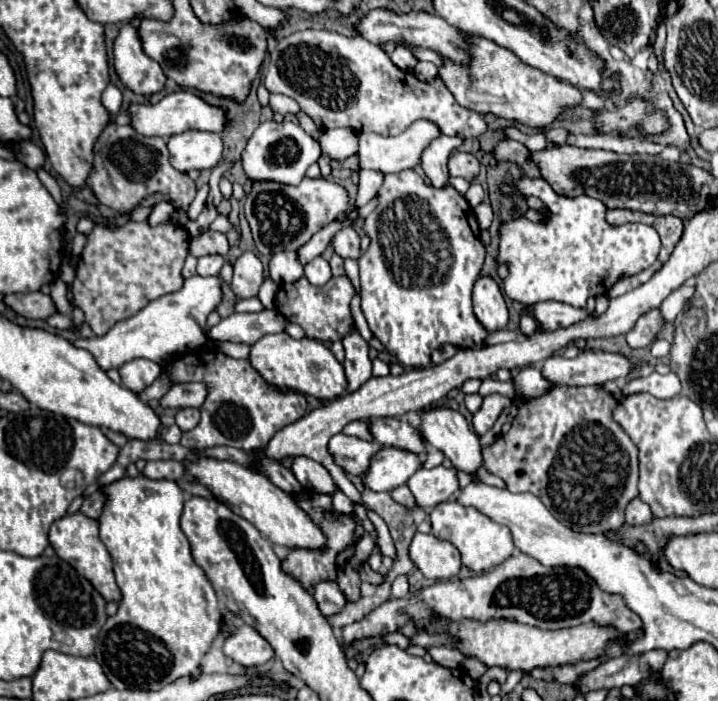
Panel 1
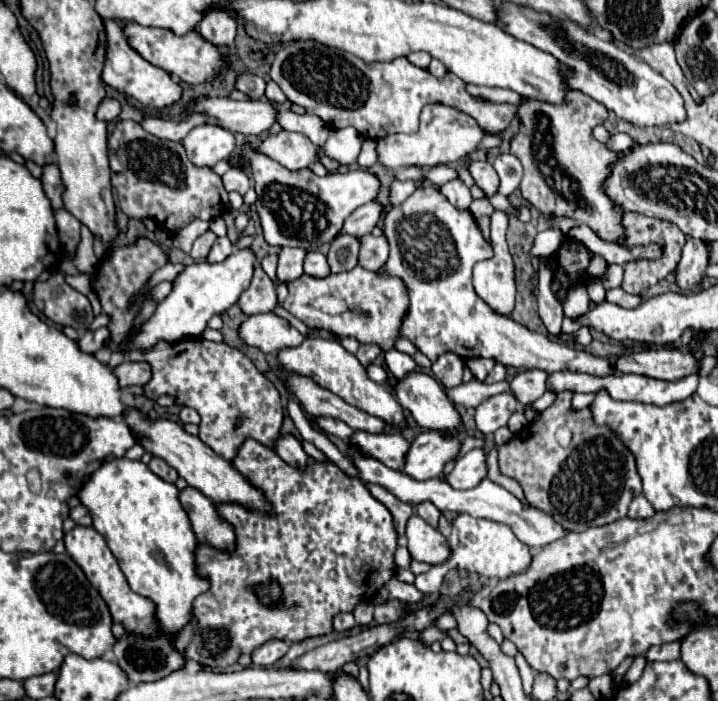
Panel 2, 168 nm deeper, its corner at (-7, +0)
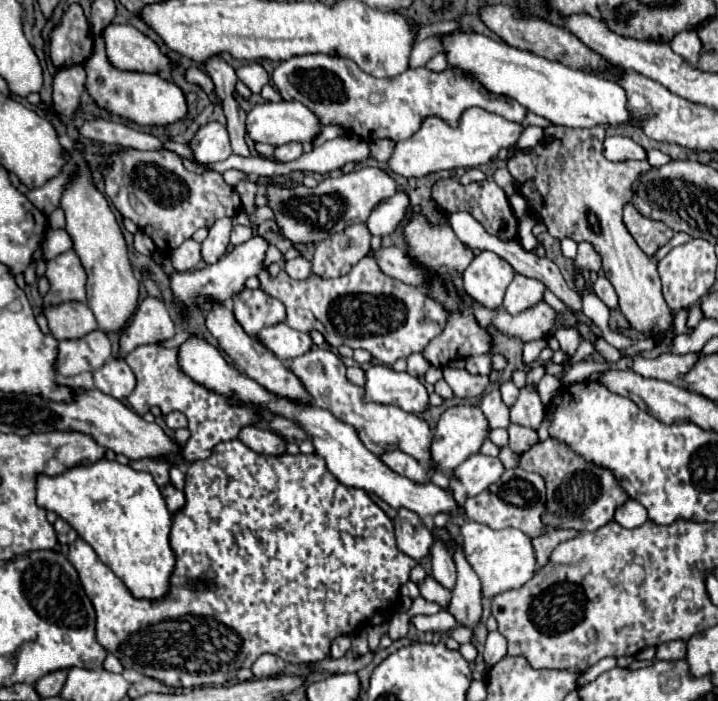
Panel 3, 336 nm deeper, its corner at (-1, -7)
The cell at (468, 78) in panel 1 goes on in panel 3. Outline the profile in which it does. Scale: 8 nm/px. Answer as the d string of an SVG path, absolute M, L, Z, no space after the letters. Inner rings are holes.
M600 124L590 128L566 128L566 126L546 126L544 128L544 140L538 142L534 148L528 150L516 150L516 154L508 160L508 170L514 176L518 184L518 192L528 200L528 210L536 214L540 222L546 224L548 234L562 240L572 238L576 242L590 242L594 250L602 258L602 270L604 276L612 282L616 288L622 314L636 330L662 330L670 332L672 328L672 316L670 308L664 302L662 288L660 288L660 276L656 272L656 264L650 262L650 258L640 250L640 246L634 242L632 234L626 230L622 222L622 208L632 198L632 184L650 164L646 160L622 160L622 162L610 162L602 154L602 132L608 130L608 124Z

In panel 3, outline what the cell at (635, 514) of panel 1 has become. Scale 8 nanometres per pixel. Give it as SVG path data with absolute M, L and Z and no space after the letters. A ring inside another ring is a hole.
M630 498L622 508L618 508L614 520L618 524L622 524L624 528L638 528L648 520L648 512L642 504L638 504L636 500Z

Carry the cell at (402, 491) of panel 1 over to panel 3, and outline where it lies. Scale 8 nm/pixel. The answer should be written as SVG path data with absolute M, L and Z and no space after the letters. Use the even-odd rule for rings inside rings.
M434 538L434 546L432 546L432 576L446 586L448 590L454 588L454 580L456 580L456 566L454 560L444 544L442 538Z

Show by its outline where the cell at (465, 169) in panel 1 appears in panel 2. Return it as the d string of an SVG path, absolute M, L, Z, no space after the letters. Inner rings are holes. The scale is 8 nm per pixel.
M474 161L470 165L470 171L476 179L476 185L486 193L486 197L492 197L498 193L498 173L494 171L494 167L488 161Z

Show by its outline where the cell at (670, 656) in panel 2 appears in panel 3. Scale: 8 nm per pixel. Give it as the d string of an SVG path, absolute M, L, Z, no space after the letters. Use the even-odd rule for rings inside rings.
M674 640L670 644L660 644L656 648L656 660L682 660L686 656L686 642Z

